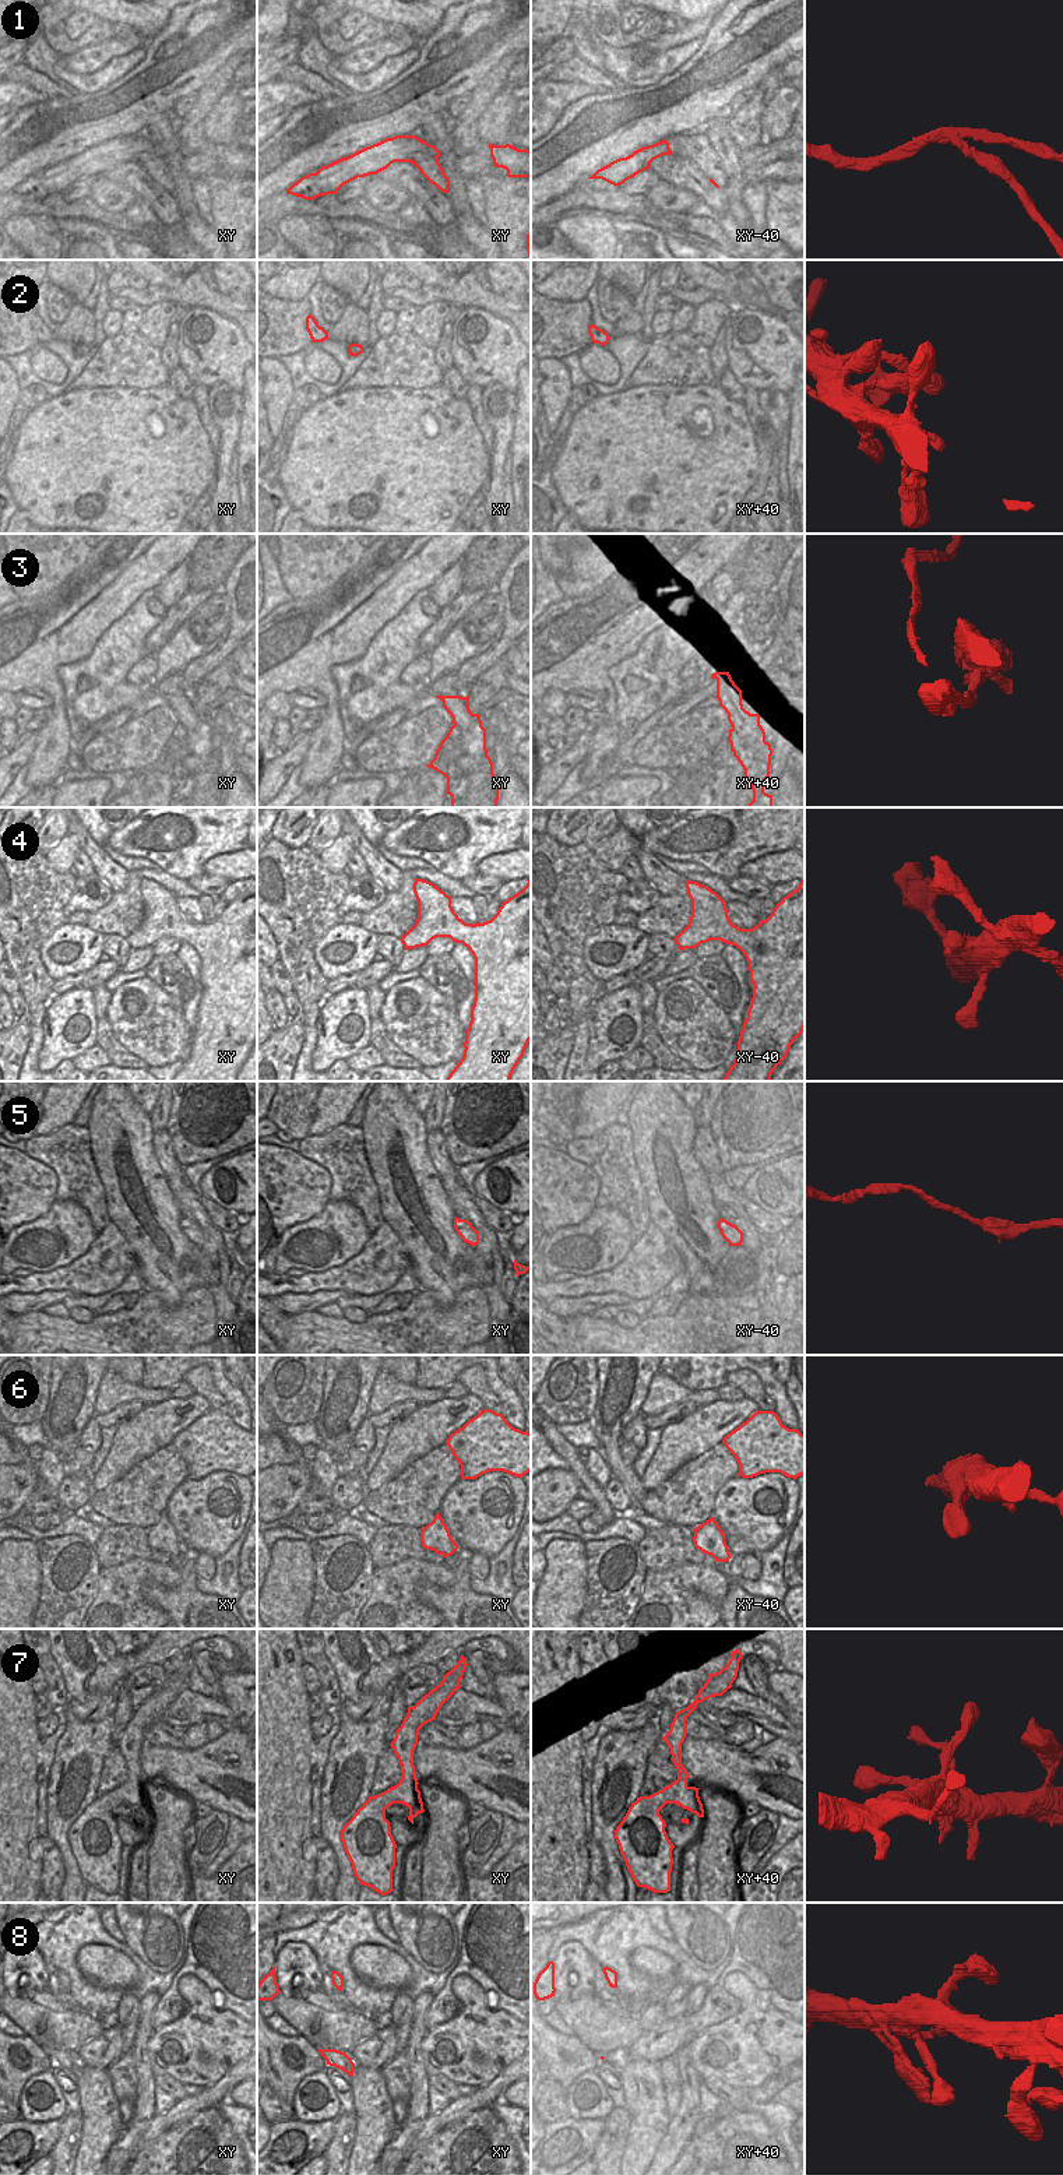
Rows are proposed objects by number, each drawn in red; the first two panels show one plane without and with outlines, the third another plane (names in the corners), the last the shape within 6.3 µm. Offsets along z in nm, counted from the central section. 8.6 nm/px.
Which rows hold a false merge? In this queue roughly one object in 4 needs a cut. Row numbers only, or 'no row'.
1, 3

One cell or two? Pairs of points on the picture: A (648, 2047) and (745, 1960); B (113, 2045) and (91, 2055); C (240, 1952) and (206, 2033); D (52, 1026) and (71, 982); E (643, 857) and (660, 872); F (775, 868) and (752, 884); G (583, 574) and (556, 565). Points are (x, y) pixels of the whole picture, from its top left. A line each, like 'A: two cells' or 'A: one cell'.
A: one cell
B: one cell
C: two cells
D: two cells
E: one cell
F: two cells
G: two cells

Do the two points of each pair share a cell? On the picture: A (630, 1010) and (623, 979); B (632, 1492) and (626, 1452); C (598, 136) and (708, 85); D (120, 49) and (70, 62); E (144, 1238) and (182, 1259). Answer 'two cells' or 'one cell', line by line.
A: two cells
B: two cells
C: one cell
D: one cell
E: one cell

